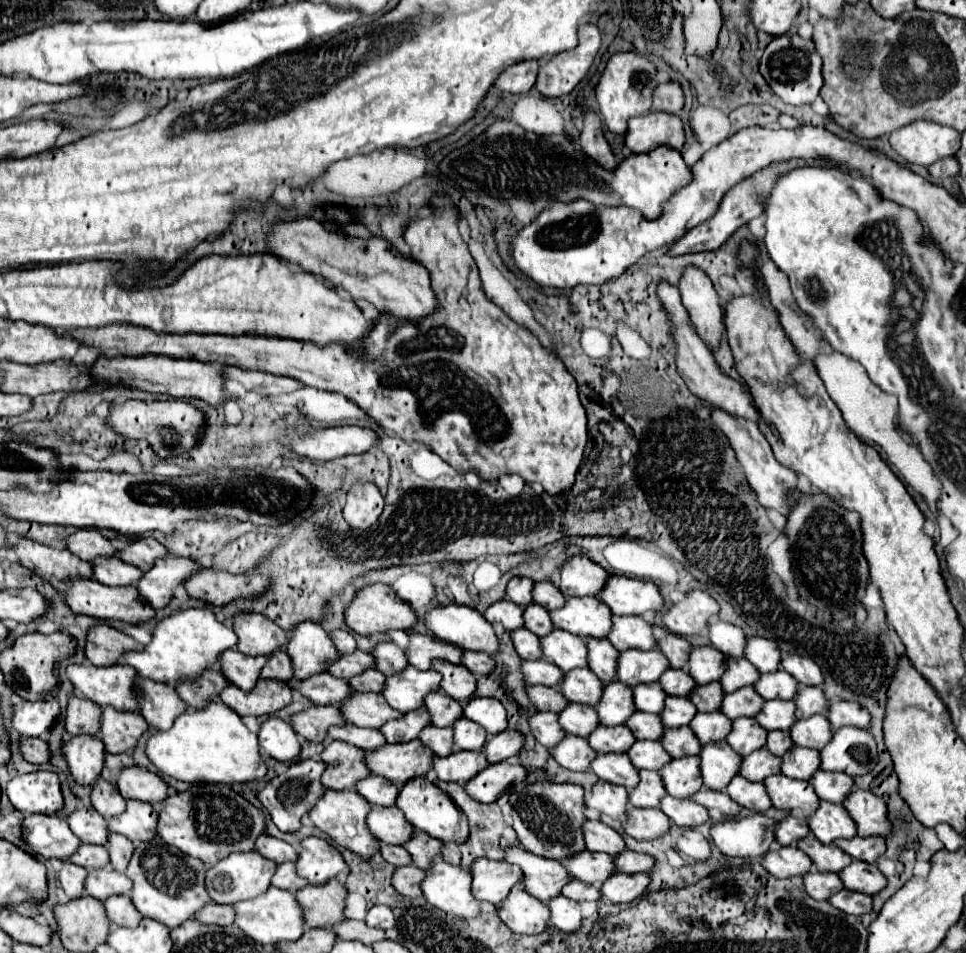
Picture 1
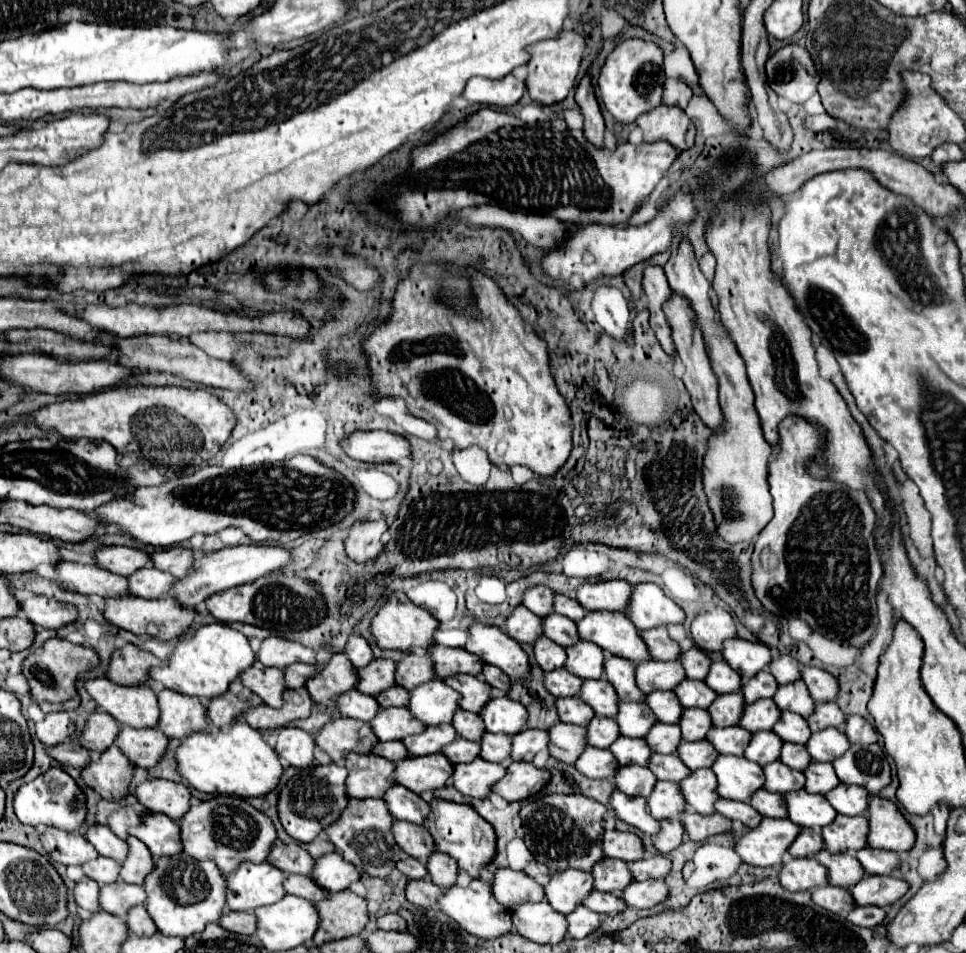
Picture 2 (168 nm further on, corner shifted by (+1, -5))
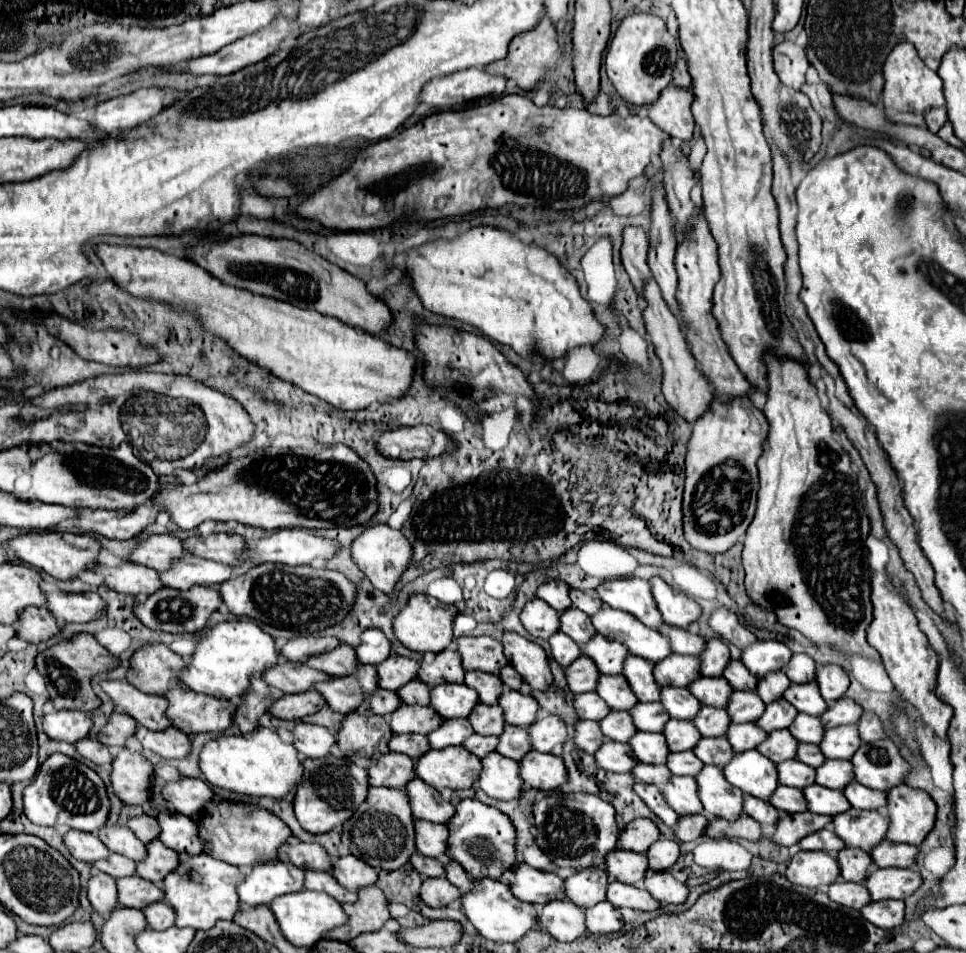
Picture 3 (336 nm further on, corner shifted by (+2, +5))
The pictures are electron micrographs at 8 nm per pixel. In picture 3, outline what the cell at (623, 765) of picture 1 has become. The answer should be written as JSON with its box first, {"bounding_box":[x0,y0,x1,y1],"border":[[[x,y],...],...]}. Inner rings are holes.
{"bounding_box":[633,762,671,788],"border":[[[643,762],[639,766],[635,766],[633,774],[637,780],[655,784],[659,788],[663,788],[671,778],[671,772],[667,770],[667,766],[655,766],[655,764],[643,764]]]}

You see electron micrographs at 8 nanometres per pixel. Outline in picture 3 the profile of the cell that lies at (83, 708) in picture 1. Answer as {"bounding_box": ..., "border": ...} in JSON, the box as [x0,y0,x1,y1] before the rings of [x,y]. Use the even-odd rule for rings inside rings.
{"bounding_box":[99,712,137,748],"border":[[[113,712],[107,726],[99,734],[99,742],[105,746],[123,748],[127,738],[131,738],[135,734],[135,730],[137,730],[137,722],[131,716],[123,714],[123,712]]]}

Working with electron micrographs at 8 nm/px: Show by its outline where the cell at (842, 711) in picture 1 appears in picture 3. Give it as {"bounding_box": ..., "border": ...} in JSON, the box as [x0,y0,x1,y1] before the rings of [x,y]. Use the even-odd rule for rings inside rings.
{"bounding_box":[857,712,889,742],"border":[[[865,712],[861,716],[857,728],[859,728],[859,734],[861,734],[863,742],[877,742],[879,738],[889,738],[883,730],[883,722],[879,720],[879,716],[875,716],[871,712]]]}

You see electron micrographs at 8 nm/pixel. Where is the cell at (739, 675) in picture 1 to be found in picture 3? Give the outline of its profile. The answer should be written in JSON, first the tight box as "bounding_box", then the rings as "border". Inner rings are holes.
{"bounding_box":[755,672,791,704],"border":[[[771,672],[759,680],[755,692],[767,704],[775,702],[775,698],[783,698],[783,690],[787,690],[787,686],[791,686],[791,680],[783,672]]]}

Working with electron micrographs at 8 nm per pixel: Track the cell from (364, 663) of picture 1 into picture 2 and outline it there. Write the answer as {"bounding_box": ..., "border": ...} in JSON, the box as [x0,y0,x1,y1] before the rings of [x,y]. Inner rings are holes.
{"bounding_box":[356,658,396,696],"border":[[[374,658],[370,664],[356,670],[356,676],[358,676],[356,690],[376,696],[380,688],[394,684],[394,668],[396,668],[394,660]]]}

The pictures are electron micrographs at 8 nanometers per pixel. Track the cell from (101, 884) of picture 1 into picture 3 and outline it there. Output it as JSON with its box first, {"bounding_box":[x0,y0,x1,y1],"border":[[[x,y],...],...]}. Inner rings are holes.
{"bounding_box":[117,876,163,908],"border":[[[139,876],[119,878],[117,888],[119,888],[119,904],[127,908],[143,908],[149,906],[151,902],[163,900],[163,888]]]}

